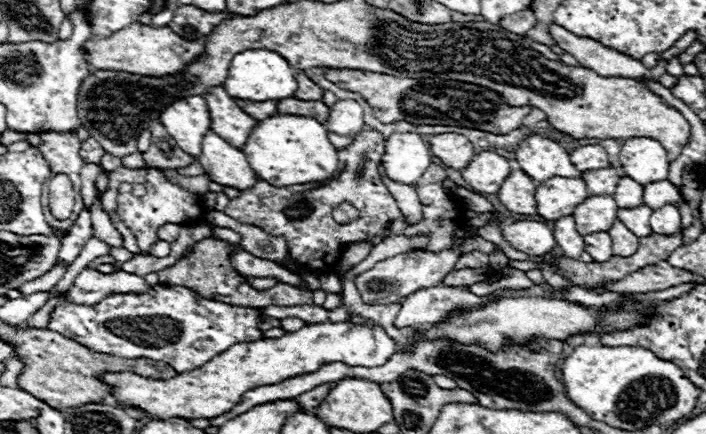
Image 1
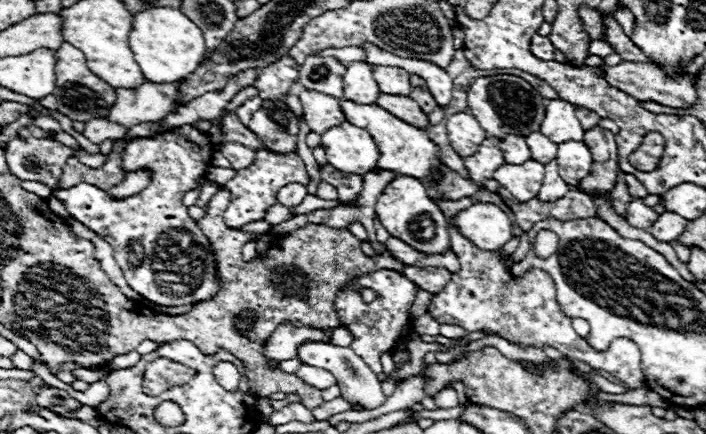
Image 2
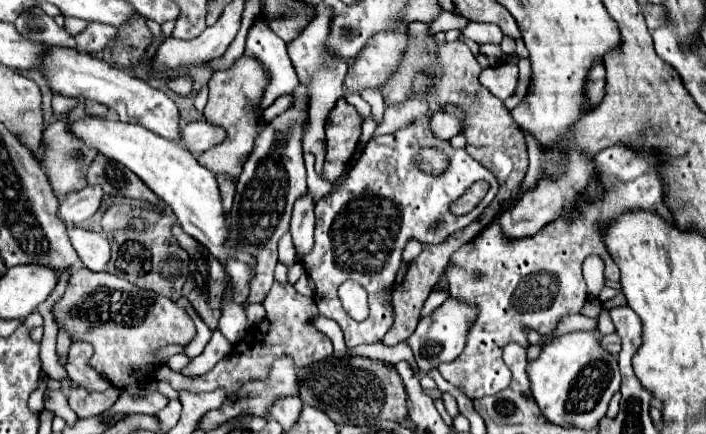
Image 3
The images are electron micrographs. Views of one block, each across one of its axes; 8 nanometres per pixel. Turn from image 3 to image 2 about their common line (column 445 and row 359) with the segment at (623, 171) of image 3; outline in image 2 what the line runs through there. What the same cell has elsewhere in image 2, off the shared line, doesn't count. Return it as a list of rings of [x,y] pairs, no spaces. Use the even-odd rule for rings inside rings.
[[[380,270],[380,272],[366,274],[366,276],[356,280],[356,286],[372,288],[378,294],[378,298],[372,304],[364,304],[360,294],[358,294],[358,288],[346,288],[336,298],[336,310],[342,318],[342,324],[348,326],[352,336],[354,336],[354,342],[350,344],[350,348],[356,354],[360,354],[364,358],[364,362],[368,362],[368,366],[376,374],[380,374],[382,372],[380,354],[392,352],[396,348],[396,344],[404,338],[404,326],[410,324],[408,308],[412,306],[416,290],[414,290],[414,284],[410,280],[406,280],[402,274],[392,272],[392,270]]]

